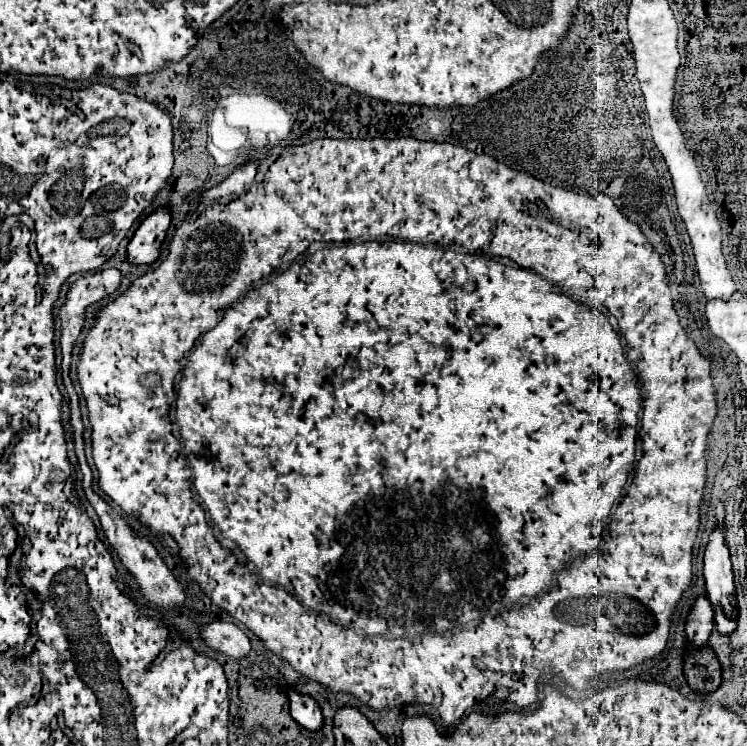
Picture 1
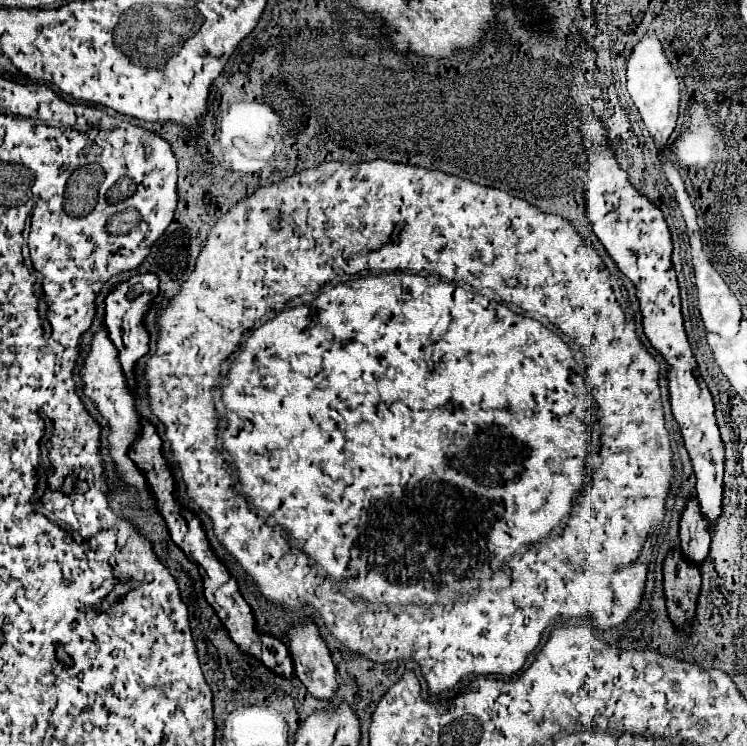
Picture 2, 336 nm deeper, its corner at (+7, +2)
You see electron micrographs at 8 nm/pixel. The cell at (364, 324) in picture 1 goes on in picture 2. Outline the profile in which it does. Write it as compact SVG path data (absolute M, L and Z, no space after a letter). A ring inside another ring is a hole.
M334 160L334 162L320 162L320 164L318 164L318 166L312 166L312 168L306 168L306 170L304 170L304 172L296 172L296 174L292 174L292 176L286 176L286 178L282 178L282 180L280 180L280 182L274 182L274 184L268 184L268 186L260 186L260 188L258 188L258 190L256 190L256 192L254 192L254 194L250 194L250 196L246 196L246 198L242 198L242 200L238 200L238 202L236 202L236 204L234 204L234 206L232 206L232 208L230 208L230 210L228 210L228 212L226 212L226 214L224 214L224 216L222 216L222 218L220 218L220 220L218 220L218 222L216 222L216 224L214 224L214 226L212 226L212 228L210 228L210 232L208 232L208 238L206 238L206 242L204 242L204 246L202 246L202 250L200 250L200 254L198 254L198 260L196 260L196 268L194 268L194 270L192 270L192 274L190 274L190 278L188 278L188 280L186 280L186 282L184 282L184 284L182 284L182 288L180 288L180 292L178 292L178 294L176 294L176 296L172 296L172 298L170 298L170 300L168 300L168 304L166 304L166 310L164 310L164 312L162 312L162 314L160 314L160 316L158 316L158 318L156 318L156 324L158 324L158 344L156 344L156 352L154 352L154 356L152 356L152 358L150 358L150 360L148 360L148 362L146 362L146 368L144 368L144 378L146 378L146 382L148 382L148 386L146 386L146 394L148 394L148 404L150 404L150 410L152 410L152 412L154 412L154 414L156 414L156 418L158 418L158 420L160 420L160 422L162 422L162 424L164 424L164 428L166 428L166 436L168 436L168 440L170 440L170 444L172 444L172 456L174 456L174 458L176 458L176 462L178 462L178 466L180 466L180 470L182 470L182 478L184 478L184 484L186 484L186 494L188 494L188 498L190 498L190 500L192 500L192 502L196 502L196 504L198 504L198 506L200 506L200 510L202 510L202 512L204 512L204 514L208 514L208 516L210 516L210 520L212 520L212 524L214 524L214 532L216 532L216 538L218 538L218 540L220 540L220 544L222 544L222 546L224 546L224 548L226 548L226 552L228 552L228 554L232 554L232 556L234 556L234 560L236 560L236 562L238 562L238 564L240 564L240 568L242 568L242 570L244 570L244 572L246 572L246 574L248 574L248 576L250 576L250 578L252 578L252 580L254 580L254 584L256 584L256 586L258 586L258 588L260 588L260 592L262 592L262 596L264 596L264 598L268 598L268 602L270 602L270 604L274 604L274 606L276 606L276 608L282 608L282 610L302 610L302 608L308 608L308 606L310 606L310 608L314 608L314 610L316 610L316 612L318 612L318 614L320 614L320 618L322 618L322 620L324 620L324 624L326 624L326 628L328 628L328 630L330 630L330 634L332 634L332 636L334 636L334 638L336 638L336 640L340 640L340 644L342 644L342 646L344 646L344 648L348 648L348 650L350 650L350 652L358 652L358 654L360 654L360 656L364 656L364 658L368 658L368 660L372 660L372 662L378 662L378 664L390 664L390 662L398 662L398 660L414 660L414 662L418 662L418 664L420 664L420 666L422 666L422 676L424 676L424 678L426 678L426 682L428 682L428 694L430 694L430 696L436 696L436 694L442 694L442 692L448 692L448 690L452 690L452 688L454 688L454 686L456 686L456 684L458 684L458 682L460 682L460 680L462 680L462 678L464 678L464 676L466 676L466 674L478 674L478 676L512 676L512 674L516 674L516 672L520 672L520 670L522 670L522 666L524 666L524 662L526 662L526 656L528 656L528 654L530 654L530 652L532 652L532 650L534 650L534 648L536 648L536 646L538 646L538 642L540 642L540 638L542 638L542 632L544 632L544 630L546 630L546 628L548 628L548 626L550 626L550 624L558 624L558 620L564 620L564 618L582 618L582 620L590 620L590 624L592 624L592 626L594 626L594 628L596 628L596 630L604 630L604 632L608 632L608 630L616 630L616 628L618 628L618 626L622 626L622 624L624 624L624 622L626 622L626 620L628 620L628 618L630 618L630 616L632 616L632 614L634 614L634 612L636 612L636 610L638 610L638 608L640 608L640 602L642 602L642 594L644 594L644 588L646 588L646 574L648 574L648 564L646 564L646 562L638 562L638 558L640 558L640 554L642 554L642 548L644 548L644 544L646 544L646 538L648 538L648 536L650 536L650 528L654 528L654 526L656 526L656 528L660 528L660 526L662 526L662 520L664 520L664 504L666 504L666 498L668 498L668 492L670 492L670 484L672 484L672 480L674 480L674 462L672 462L672 448L670 448L670 436L668 436L668 430L666 430L666 426L664 426L664 412L662 412L662 400L660 400L660 384L658 384L658 382L660 382L660 366L658 366L658 362L656 362L656 360L654 360L654 356L652 356L652 354L650 354L650 352L648 352L648 350L646 350L646 348L644 348L644 344L642 344L642 342L640 342L640 340L638 340L638 336L636 336L636 328L634 328L634 318L632 318L632 316L628 316L628 312L626 312L626 310L624 310L624 306L622 306L622 302L620 302L620 298L618 298L618 296L616 296L616 290L614 290L614 278L612 278L612 274L610 274L610 270L608 270L608 268L606 268L606 266L604 266L604 262L602 262L602 258L600 258L600 254L598 254L598 252L596 252L596 250L594 250L594 248L592 248L592 246L590 246L590 244L588 244L588 242L586 242L586 240L584 240L584 236L580 236L580 234L578 234L578 232L576 232L576 228L572 228L572 224L568 224L568 220L566 220L566 218L560 218L560 216L556 216L556 214L546 214L546 212L540 212L540 208L536 208L536 206L532 206L532 204L528 204L528 202L526 202L526 200L520 200L520 198L514 198L514 196L512 196L512 194L508 194L508 192L502 192L502 190L498 190L498 188L488 188L488 186L482 186L482 184L476 184L476 182L472 182L472 180L464 180L464 178L458 178L458 176L450 176L450 174L444 174L444 172L440 172L440 170L426 170L426 168L420 168L420 166L410 166L410 164L392 164L392 162L388 162L388 160L370 160L370 162L360 162L360 164L356 164L356 166L352 166L352 164L346 164L346 162L338 162L338 160ZM368 270L376 270L376 272L384 272L384 274L376 274L376 276L356 276L356 274L366 274L366 272L368 272ZM390 270L396 270L396 272L390 272ZM400 270L412 270L412 272L418 272L418 274L412 274L412 272L400 272ZM420 272L422 272L422 274L434 274L434 276L440 276L440 278L448 278L448 280L450 280L450 282L442 282L442 280L440 280L440 282L436 282L436 284L430 284L430 282L428 282L428 280L426 280L426 278L424 278L424 276L422 276L422 274L420 274ZM342 276L354 276L354 278L350 278L350 280L348 280L348 282L340 282L340 284L334 284L334 286L330 286L330 288L328 288L328 290L322 290L322 292L320 292L320 294L318 294L318 296L316 296L316 298L314 298L314 300L310 300L310 302L304 302L304 304L300 304L300 306L292 306L292 308L284 308L284 306L286 306L286 302L288 302L288 300L292 300L292 298L294 298L294 296L302 296L302 294L306 294L306 292L318 292L318 290L320 290L320 288L322 288L322 286L324 286L324 284L330 284L330 282L334 282L334 280L338 280L338 278L342 278ZM452 282L466 282L466 284L470 284L470 286L472 286L472 288L474 288L474 290L482 290L482 288L494 288L494 290L496 290L496 294L498 294L498 296L500 296L500 298L502 298L502 300L504 300L504 302L506 302L506 304L508 304L508 306L510 306L510 308L508 308L508 306L506 306L506 304L504 304L504 302L500 302L500 304L498 304L498 306L490 306L490 302L492 302L492 300L488 300L488 298L486 298L486 296L480 296L480 294L478 294L478 292L472 292L472 290L468 290L468 288L464 288L464 286L458 286L458 284L452 284ZM282 308L284 308L284 310L282 310ZM512 308L514 308L514 310L516 310L516 308L522 308L522 310L526 310L526 314L534 314L534 316L544 316L544 318L546 318L546 320L548 320L548 322L550 322L550 326L552 326L552 328L556 328L556 330L558 330L558 332L560 332L560 334L564 334L564 337L565 337L565 338L566 338L566 339L568 339L568 340L572 340L572 342L574 342L574 344L578 344L578 348L582 348L582 352L584 352L584 354L586 354L586 362L584 362L584 364L586 364L586 376L584 376L584 374L582 374L582 370L578 370L578 362L576 362L576 358L574 358L574 352L572 352L572 348L570 348L570 344L568 344L568 342L564 342L564 338L562 338L562 336L560 336L560 334L558 334L558 332L552 332L552 330L550 330L550 328L544 328L544 326L546 326L546 327L548 327L548 324L544 324L544 323L543 323L543 322L542 322L542 320L541 320L541 321L539 321L539 322L538 322L538 320L537 320L537 319L536 319L536 320L534 320L534 318L528 318L528 316L524 316L524 314L522 314L522 312L514 312L514 310L512 310ZM272 310L274 310L274 312L276 312L276 314L274 314L274 316L272 316L272 318L270 318L270 320L266 320L266 322L264 322L264 324L260 324L260 326L256 326L256 328L252 328L252 326L254 326L254 324L258 324L258 322L260 322L260 320L262 320L262 318L264 318L264 314L268 314L268 312L272 312ZM278 310L282 310L282 312L278 312ZM540 322L541 322L541 323L542 323L542 324L540 324ZM250 328L252 328L252 330L250 330ZM248 330L250 330L250 332L248 332ZM244 332L246 332L246 338L244 338L244 342L242 342L242 336L244 336ZM240 342L242 342L242 350L238 350L238 346L240 346ZM226 356L232 356L232 358L230 358L230 368L228 368L228 372L224 372L224 374L222 374L222 386L220 386L220 382L218 382L218 380L220 380L220 364L222 364L222 360L226 360ZM586 380L588 380L588 384L590 384L590 389L591 389L591 391L590 391L590 390L588 390L588 388L586 388ZM212 386L220 386L220 394L222 394L222 404L224 404L224 408L226 408L226 414L224 414L224 416L226 416L226 422L228 422L228 424L226 424L226 428L224 428L224 430L222 430L222 431L221 431L221 430L218 430L218 429L217 429L217 425L218 425L218 420L217 420L217 417L216 417L216 414L214 414L214 402L212 402ZM590 393L591 393L591 396L590 396ZM592 398L594 398L594 400L596 400L596 402L598 402L598 414L596 414L596 415L595 415L595 416L594 416L594 417L593 417L593 419L598 419L598 422L600 422L600 426L602 426L602 438L600 438L600 440L602 440L602 462L604 462L604 464L600 464L600 468L598 468L598 470L596 470L596 472L594 472L594 474L592 474L592 486L588 486L588 488L584 488L584 484L586 484L586 480L588 480L588 472L586 472L586 468L588 468L588 460L590 460L590 442L592 442ZM358 416L360 416L360 420L356 420L356 418L358 418ZM442 446L446 446L446 448L442 448ZM582 488L584 488L584 490L582 490ZM580 490L582 490L582 492L580 492ZM578 494L580 494L580 498L576 498L576 496L578 496ZM242 496L244 496L244 498L246 498L246 500L244 500L244 498L242 498ZM574 498L576 498L576 500L574 500ZM572 502L574 502L574 508L572 508ZM570 510L571 510L571 513L570 513ZM568 514L570 514L570 516L568 516ZM564 516L568 516L568 518L564 518ZM265 518L270 518L270 520L272 520L272 522L274 522L274 524L276 524L276 526L280 526L280 528L282 528L282 530L284 530L284 532L286 532L286 534L288 534L288 536L289 536L289 539L290 539L290 541L293 541L293 544L296 544L296 547L297 547L297 548L298 548L298 551L300 551L300 552L302 552L302 553L303 553L303 554L304 554L304 555L306 555L306 556L305 556L305 557L298 557L298 562L296 562L296 566L294 566L294 568L292 568L292 570L290 570L290 572L282 572L282 570L280 570L280 568L278 568L278 562L280 562L280 558L282 558L282 556L284 556L284 554L286 554L286 552L290 552L290 550L292 550L292 548L290 548L290 544L288 544L288 536L284 536L284 532L280 532L280 530L278 530L278 528L272 528L272 524L268 524L268 522L266 522L266 520L265 520ZM562 518L564 518L564 522L562 522ZM558 524L559 524L559 525L558 525ZM561 534L562 534L562 536L561 536ZM549 537L551 537L551 538L549 538ZM553 537L554 537L554 538L553 538ZM544 538L546 538L546 540L544 540ZM540 540L542 540L542 542L540 542ZM532 544L536 544L536 546L532 546ZM530 546L532 546L532 548L530 548ZM518 553L519 553L519 554L518 554ZM514 554L516 554L516 556L514 556ZM512 556L514 556L514 558L512 558ZM510 558L512 558L512 560L510 560ZM508 560L510 560L510 562L508 562ZM507 564L508 564L508 566L510 566L510 568L504 568L504 566L507 566ZM502 568L504 568L504 572L503 572L503 571L502 571ZM505 574L506 574L506 576L505 576ZM480 580L492 580L492 582L490 582L490 584L486 584L486 586L484 586L484 588L480 588ZM474 588L480 588L480 590L474 590ZM460 592L470 592L470 594L464 594L464 596L460 596ZM354 594L356 594L356 598L358 598L358 600L364 600L364 602L372 602L372 604L362 604L362 602L356 602L356 598L354 598ZM456 596L460 596L460 598L458 598L458 600L456 600ZM452 600L456 600L456 602L454 602L454 604L452 604ZM376 604L386 604L386 606L376 606ZM432 604L434 604L434 606L432 606ZM440 604L452 604L452 606L440 606ZM424 606L426 606L426 608L424 608ZM428 606L430 606L430 608L428 608ZM506 616L510 616L510 618L506 618Z

